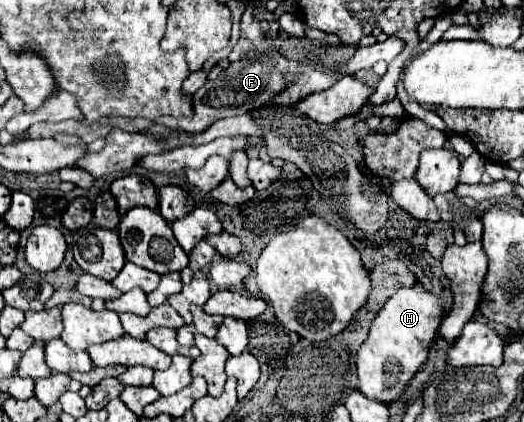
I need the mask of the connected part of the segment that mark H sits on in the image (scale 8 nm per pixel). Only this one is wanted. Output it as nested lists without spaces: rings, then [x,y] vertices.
[[[400,287],[376,313],[374,321],[370,323],[368,339],[358,349],[356,355],[358,381],[360,381],[358,389],[366,397],[378,399],[386,405],[394,401],[402,393],[404,385],[426,361],[444,313],[446,313],[444,297],[430,293],[426,289]]]

